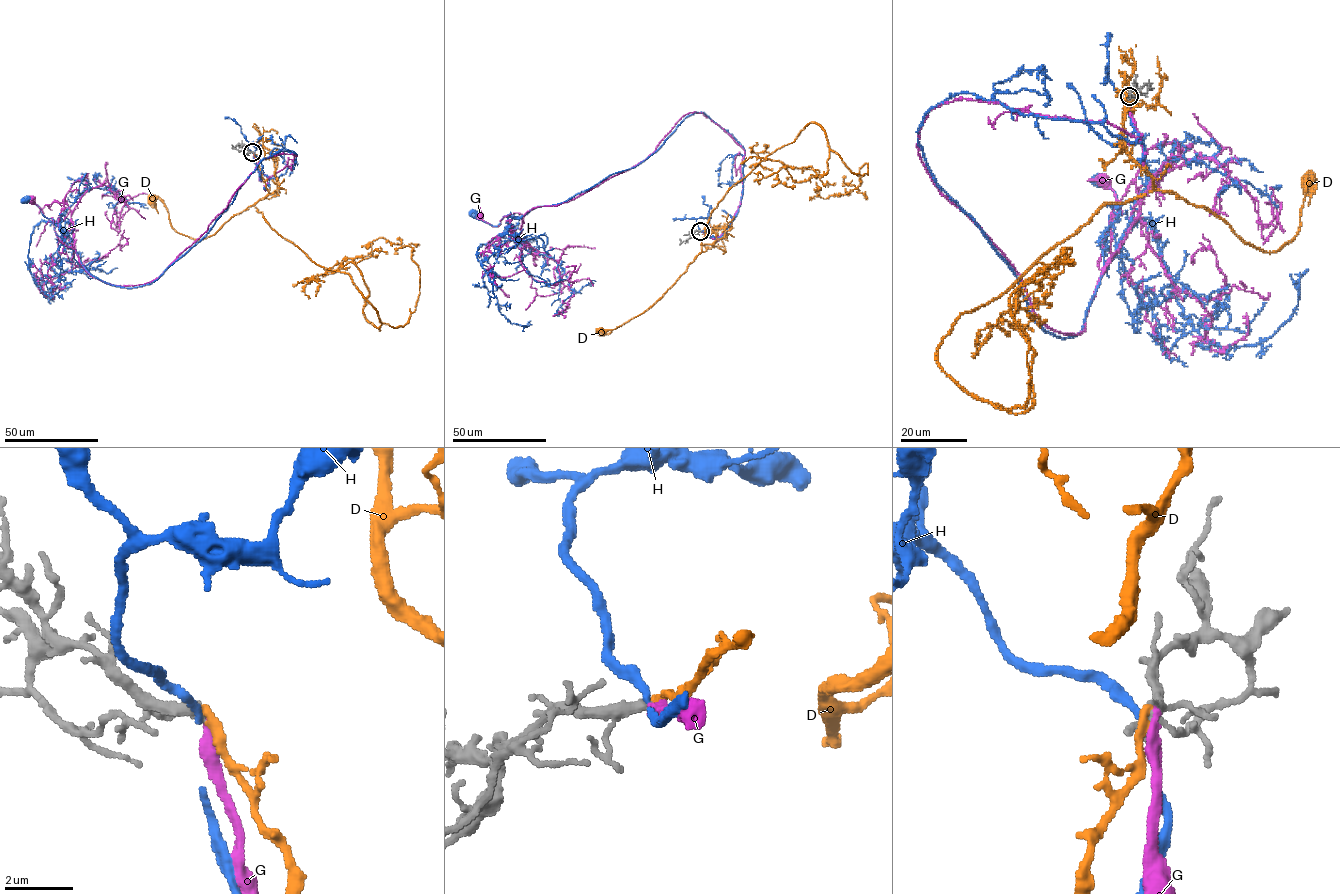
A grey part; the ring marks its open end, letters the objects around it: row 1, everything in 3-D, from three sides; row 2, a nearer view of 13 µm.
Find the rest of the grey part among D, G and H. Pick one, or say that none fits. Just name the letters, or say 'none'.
D

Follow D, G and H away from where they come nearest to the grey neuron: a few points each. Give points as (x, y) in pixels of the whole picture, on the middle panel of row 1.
D: (701, 231), (710, 224), (716, 239), (702, 246), (702, 251), (676, 282), (642, 313), (613, 329), (600, 332)
G: (701, 231), (730, 224), (745, 151), (693, 112), (643, 160), (573, 199), (495, 227), (479, 216)
H: (700, 231), (719, 238), (737, 213), (745, 150), (696, 112), (636, 166), (566, 200), (495, 226), (473, 213)

